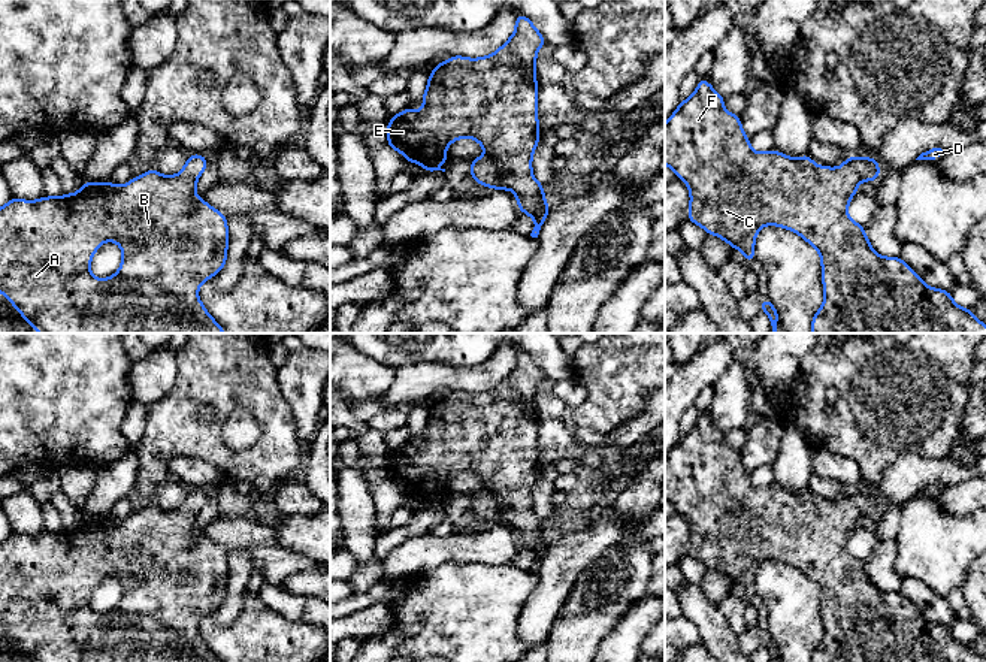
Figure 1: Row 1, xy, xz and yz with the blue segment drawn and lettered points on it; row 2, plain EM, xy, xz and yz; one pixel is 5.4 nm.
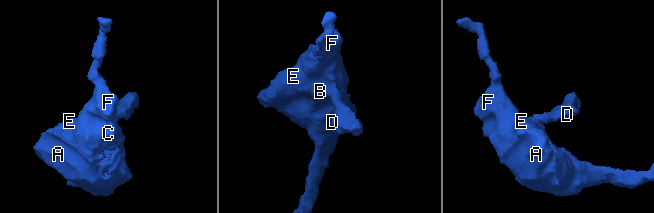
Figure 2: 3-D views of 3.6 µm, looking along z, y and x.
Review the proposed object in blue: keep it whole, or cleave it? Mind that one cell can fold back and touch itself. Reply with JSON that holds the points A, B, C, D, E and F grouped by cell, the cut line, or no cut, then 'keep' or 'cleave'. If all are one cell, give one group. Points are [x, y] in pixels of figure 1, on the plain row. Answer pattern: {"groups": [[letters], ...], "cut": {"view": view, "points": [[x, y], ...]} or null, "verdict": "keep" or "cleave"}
{"groups": [["A", "B", "C", "D", "E", "F"]], "cut": null, "verdict": "keep"}

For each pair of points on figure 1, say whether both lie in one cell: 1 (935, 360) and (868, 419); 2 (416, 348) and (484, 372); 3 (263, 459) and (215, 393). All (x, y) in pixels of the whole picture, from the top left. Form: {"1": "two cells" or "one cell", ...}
{"1": "one cell", "2": "two cells", "3": "one cell"}

